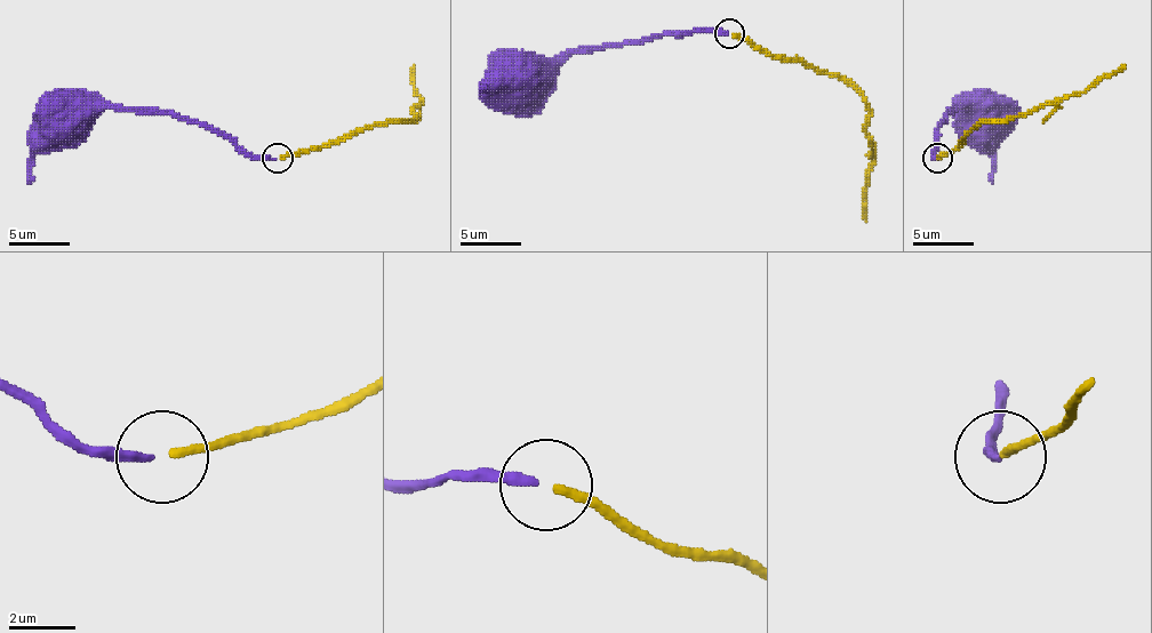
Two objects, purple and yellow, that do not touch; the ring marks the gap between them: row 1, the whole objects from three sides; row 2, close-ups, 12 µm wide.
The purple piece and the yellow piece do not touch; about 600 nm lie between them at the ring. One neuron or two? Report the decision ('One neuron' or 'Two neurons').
One neuron

